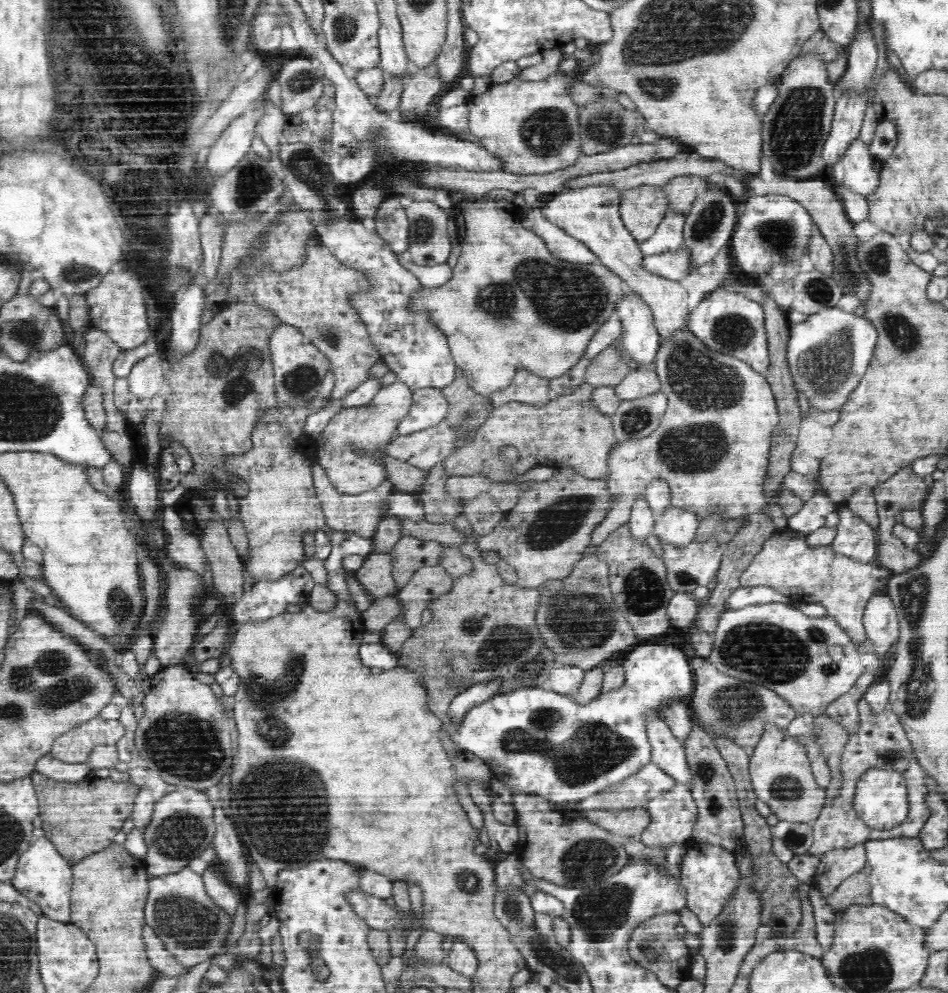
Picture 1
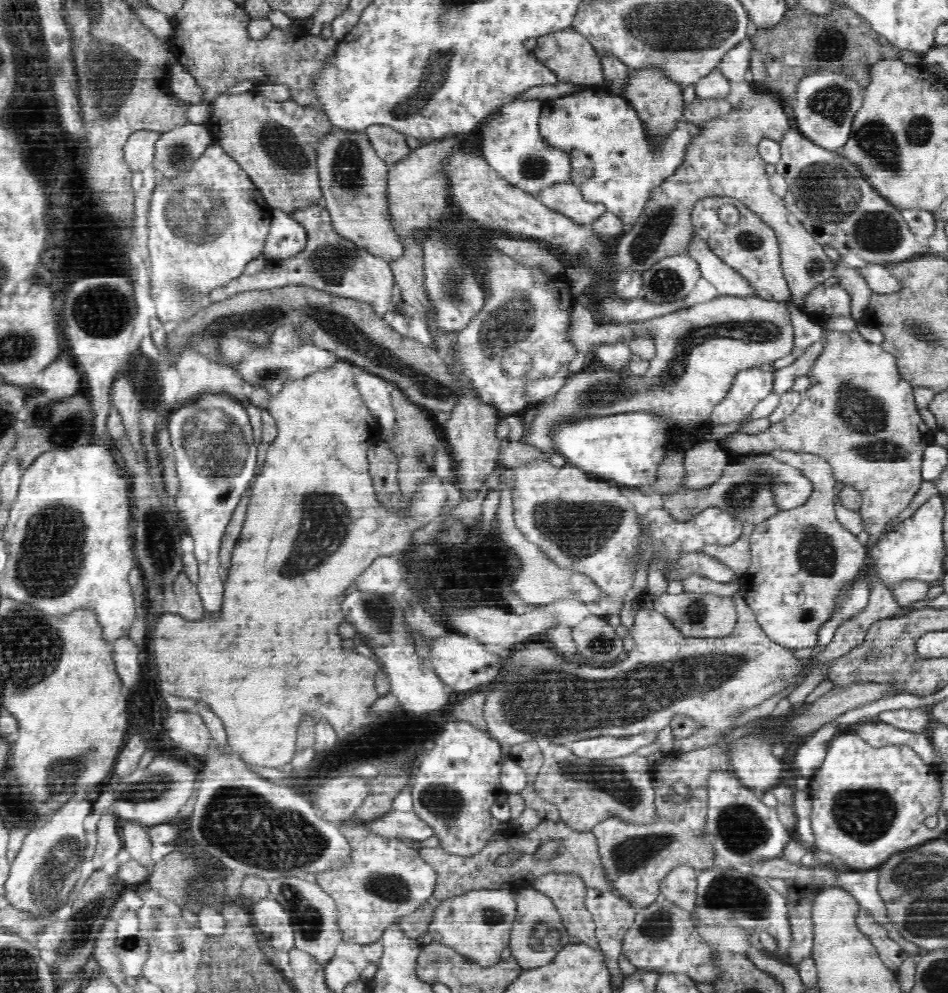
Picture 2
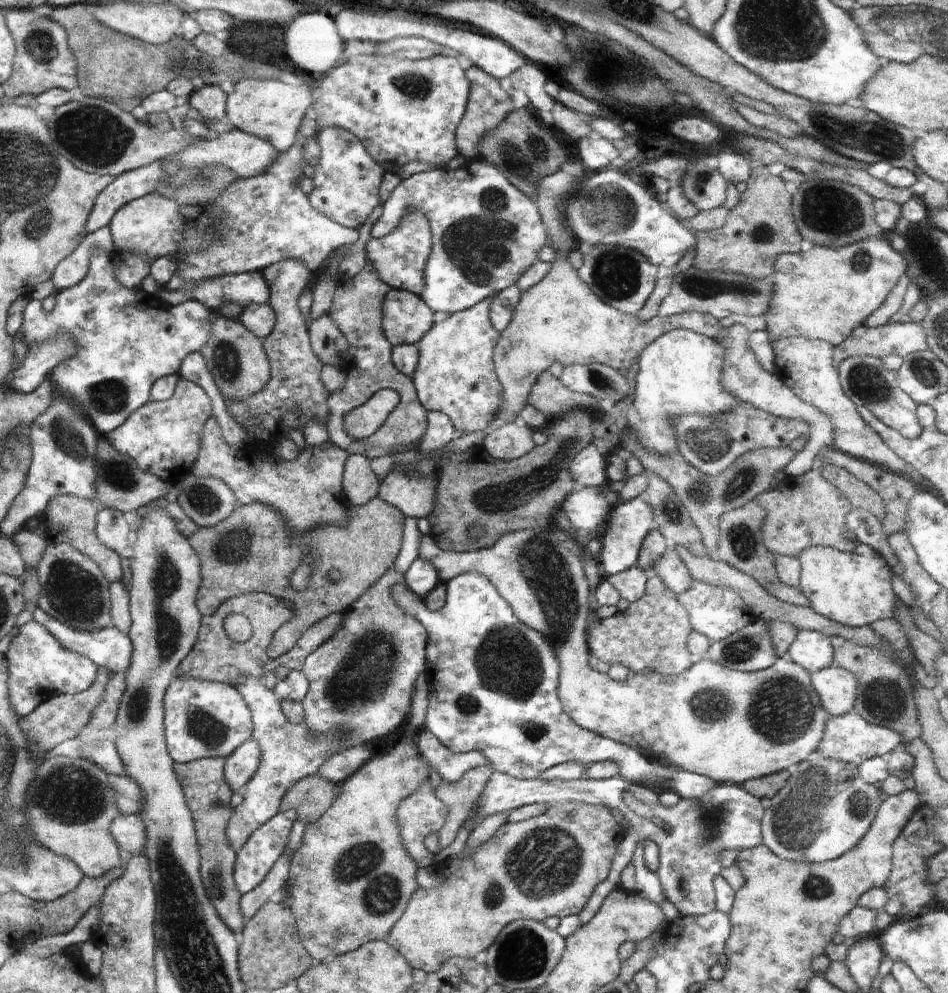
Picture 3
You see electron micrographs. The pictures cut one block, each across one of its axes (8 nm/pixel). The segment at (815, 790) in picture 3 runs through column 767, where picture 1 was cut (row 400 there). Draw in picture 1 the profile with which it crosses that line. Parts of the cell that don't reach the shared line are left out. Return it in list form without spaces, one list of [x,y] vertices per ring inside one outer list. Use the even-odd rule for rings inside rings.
[[[824,307],[821,311],[810,314],[805,321],[791,325],[789,331],[786,358],[794,389],[796,392],[802,392],[810,400],[810,408],[817,408],[823,412],[834,409],[840,411],[846,406],[850,393],[864,376],[873,357],[878,338],[878,331],[874,323],[866,319],[864,315],[857,316],[855,313],[845,312],[838,307]]]

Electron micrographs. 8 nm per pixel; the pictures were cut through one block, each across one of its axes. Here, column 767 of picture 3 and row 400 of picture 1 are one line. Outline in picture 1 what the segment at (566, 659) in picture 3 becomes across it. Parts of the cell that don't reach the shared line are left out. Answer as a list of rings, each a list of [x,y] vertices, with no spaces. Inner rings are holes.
[[[688,326],[676,329],[666,340],[661,340],[653,369],[660,379],[659,390],[668,400],[666,413],[650,436],[617,442],[609,452],[607,491],[613,503],[592,532],[592,545],[598,547],[618,527],[628,524],[634,501],[638,496],[644,496],[645,488],[656,478],[664,478],[668,482],[671,504],[694,511],[698,520],[714,513],[729,519],[761,512],[772,519],[777,529],[787,527],[789,516],[777,502],[766,499],[763,484],[768,470],[771,437],[779,424],[774,393],[766,377],[746,361],[710,349]]]

